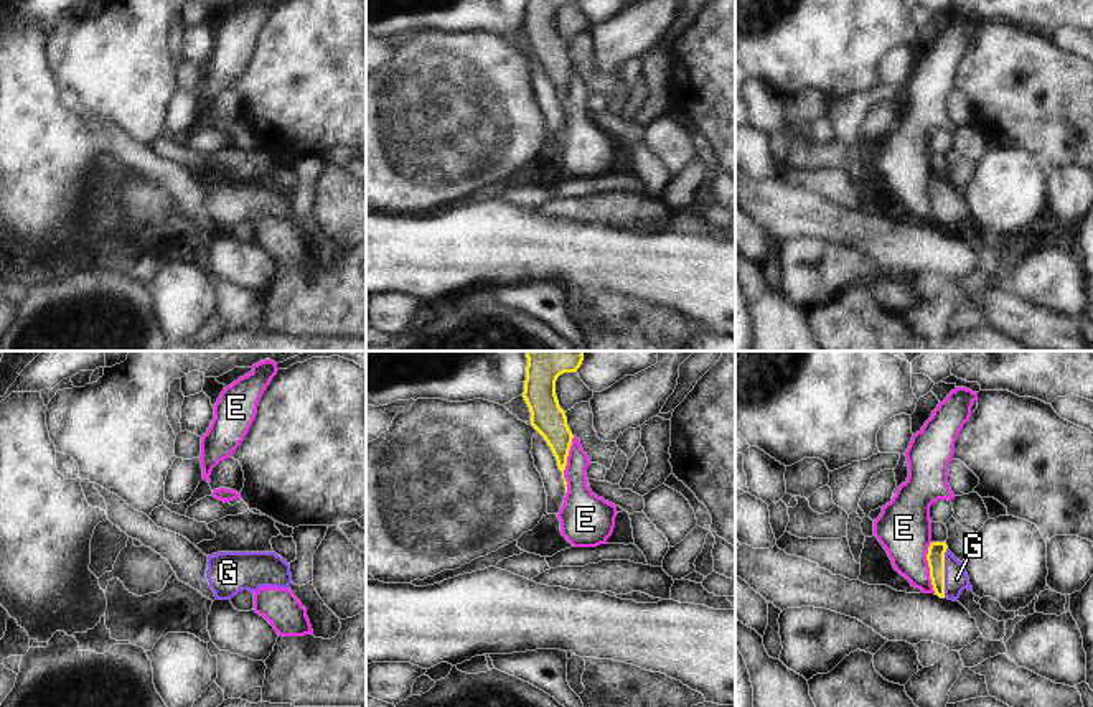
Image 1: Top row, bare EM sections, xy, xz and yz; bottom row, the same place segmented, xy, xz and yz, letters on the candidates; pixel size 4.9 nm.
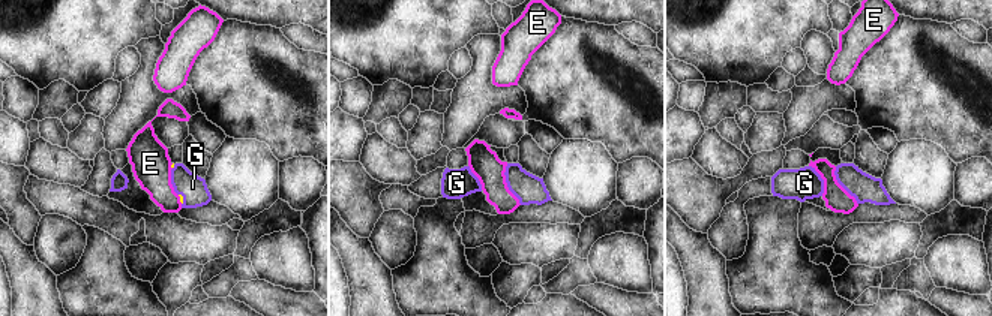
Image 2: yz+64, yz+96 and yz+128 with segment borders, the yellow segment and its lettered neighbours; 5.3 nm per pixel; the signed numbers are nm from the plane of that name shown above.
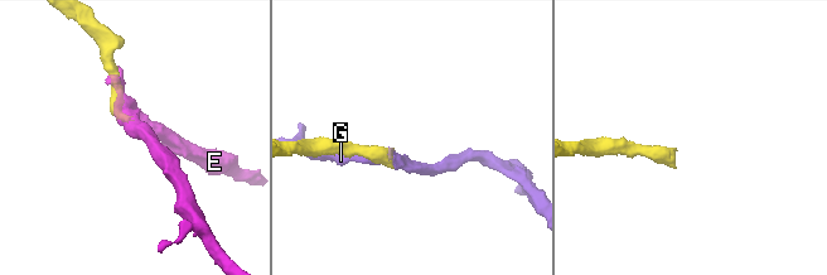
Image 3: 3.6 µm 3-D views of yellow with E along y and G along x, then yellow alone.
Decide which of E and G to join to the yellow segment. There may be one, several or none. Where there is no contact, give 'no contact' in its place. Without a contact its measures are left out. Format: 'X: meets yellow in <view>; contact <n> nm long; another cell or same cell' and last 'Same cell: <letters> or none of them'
E: meets yellow in xz; contact 300 nm long; another cell
G: meets yellow in yz; contact 240 nm long; same cell
Same cell: G

